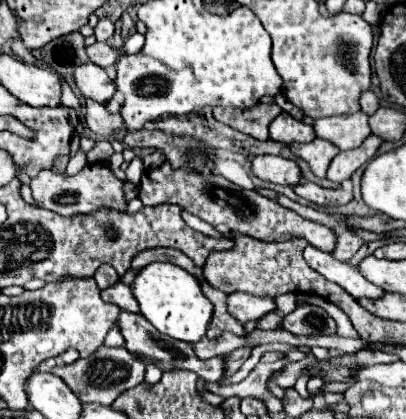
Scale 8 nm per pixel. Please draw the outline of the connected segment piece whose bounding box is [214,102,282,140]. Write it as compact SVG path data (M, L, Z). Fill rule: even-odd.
M258 102L252 108L214 108L214 118L218 122L224 122L248 136L254 136L256 140L268 140L268 124L280 114L278 104L264 104Z

